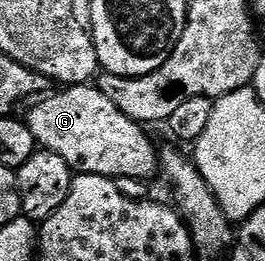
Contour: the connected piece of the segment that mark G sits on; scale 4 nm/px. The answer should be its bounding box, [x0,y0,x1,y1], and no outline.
[24,84,160,182]

